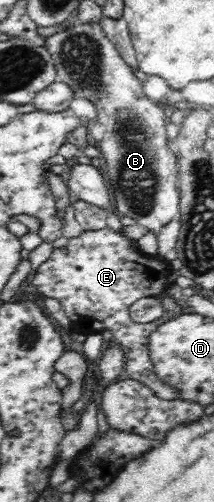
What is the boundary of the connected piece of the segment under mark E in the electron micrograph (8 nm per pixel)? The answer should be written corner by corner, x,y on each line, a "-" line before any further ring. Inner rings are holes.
107,227
84,231
78,238
69,239
64,248
51,249
49,259
40,264
30,279
46,297
53,296
59,300
75,329
91,333
105,329
114,332
114,340
119,341
125,351
127,365
124,378
147,385
159,398
177,399
178,390
164,385
154,373
147,345
149,333
160,322
183,314
184,306
182,302
165,296
166,289
171,285
167,281
171,263
159,260
157,256
139,253
134,244
123,232
119,235
-
146,296
161,297
166,314
153,322
139,324
130,317
130,307

